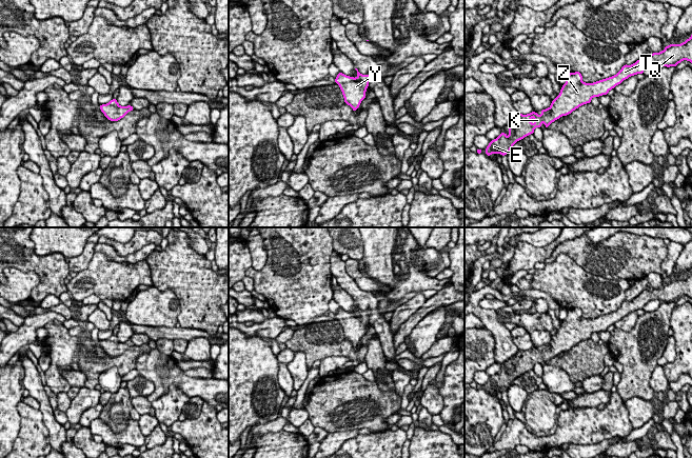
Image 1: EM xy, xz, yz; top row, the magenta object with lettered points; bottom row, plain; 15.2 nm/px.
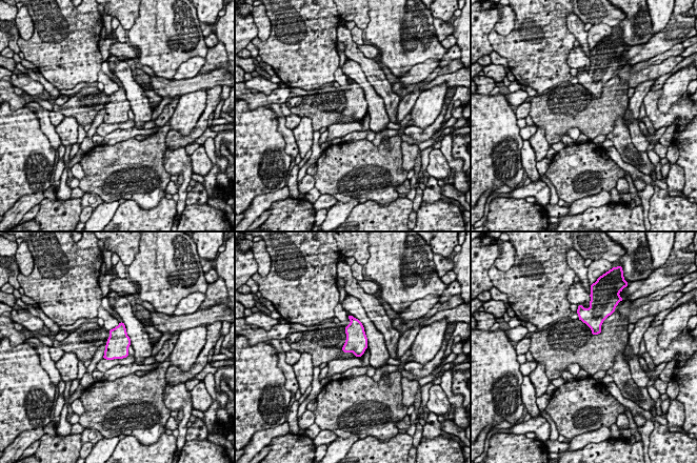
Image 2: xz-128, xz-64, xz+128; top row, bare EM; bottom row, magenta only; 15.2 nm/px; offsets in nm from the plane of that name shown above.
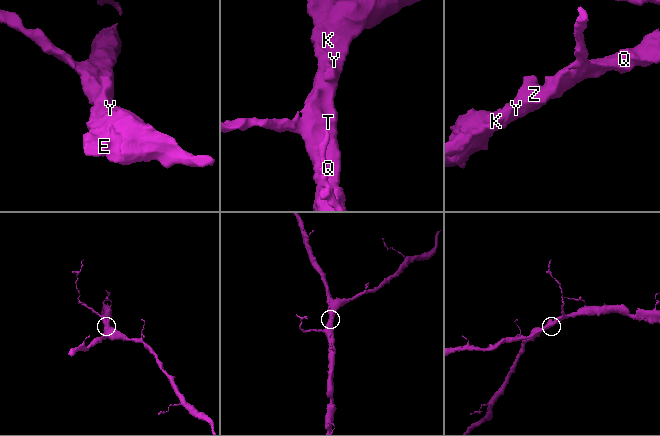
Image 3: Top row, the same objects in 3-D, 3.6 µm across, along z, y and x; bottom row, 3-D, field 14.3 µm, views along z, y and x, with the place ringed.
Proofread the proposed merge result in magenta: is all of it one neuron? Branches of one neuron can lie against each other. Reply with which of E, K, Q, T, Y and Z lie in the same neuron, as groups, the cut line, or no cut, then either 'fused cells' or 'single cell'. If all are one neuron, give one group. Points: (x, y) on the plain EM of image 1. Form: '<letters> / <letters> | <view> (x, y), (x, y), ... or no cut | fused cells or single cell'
E K Q T Y Z | no cut | single cell

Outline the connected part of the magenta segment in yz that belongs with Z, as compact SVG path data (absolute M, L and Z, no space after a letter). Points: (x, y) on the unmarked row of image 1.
M692 271L684 279L680 280L670 280L665 283L660 288L653 288L652 291L645 290L639 296L637 296L632 301L625 300L621 305L612 313L599 316L593 319L585 319L582 317L582 312L579 307L570 308L567 311L567 318L562 321L559 331L552 336L552 340L549 344L541 345L541 351L532 347L527 351L518 350L516 355L509 359L509 370L501 369L495 376L490 377L487 382L486 390L488 393L491 390L500 390L501 392L507 391L512 382L519 376L534 369L536 363L541 363L543 359L546 364L559 355L561 352L567 352L579 342L590 339L593 333L599 333L602 331L608 331L608 327L614 324L616 321L620 320L624 316L636 310L642 310L644 306L652 300L660 300L661 302L676 302L683 296L688 296L692 299Z

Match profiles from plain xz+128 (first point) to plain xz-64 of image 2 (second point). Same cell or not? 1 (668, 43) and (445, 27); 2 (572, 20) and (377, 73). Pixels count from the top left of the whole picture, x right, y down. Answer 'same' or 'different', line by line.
1: same
2: same

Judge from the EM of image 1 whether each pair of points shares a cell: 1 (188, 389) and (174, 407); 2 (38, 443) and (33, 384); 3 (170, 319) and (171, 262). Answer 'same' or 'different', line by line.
1: different
2: different
3: different

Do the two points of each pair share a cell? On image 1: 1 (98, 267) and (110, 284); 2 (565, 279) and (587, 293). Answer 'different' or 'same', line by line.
1: same
2: same

